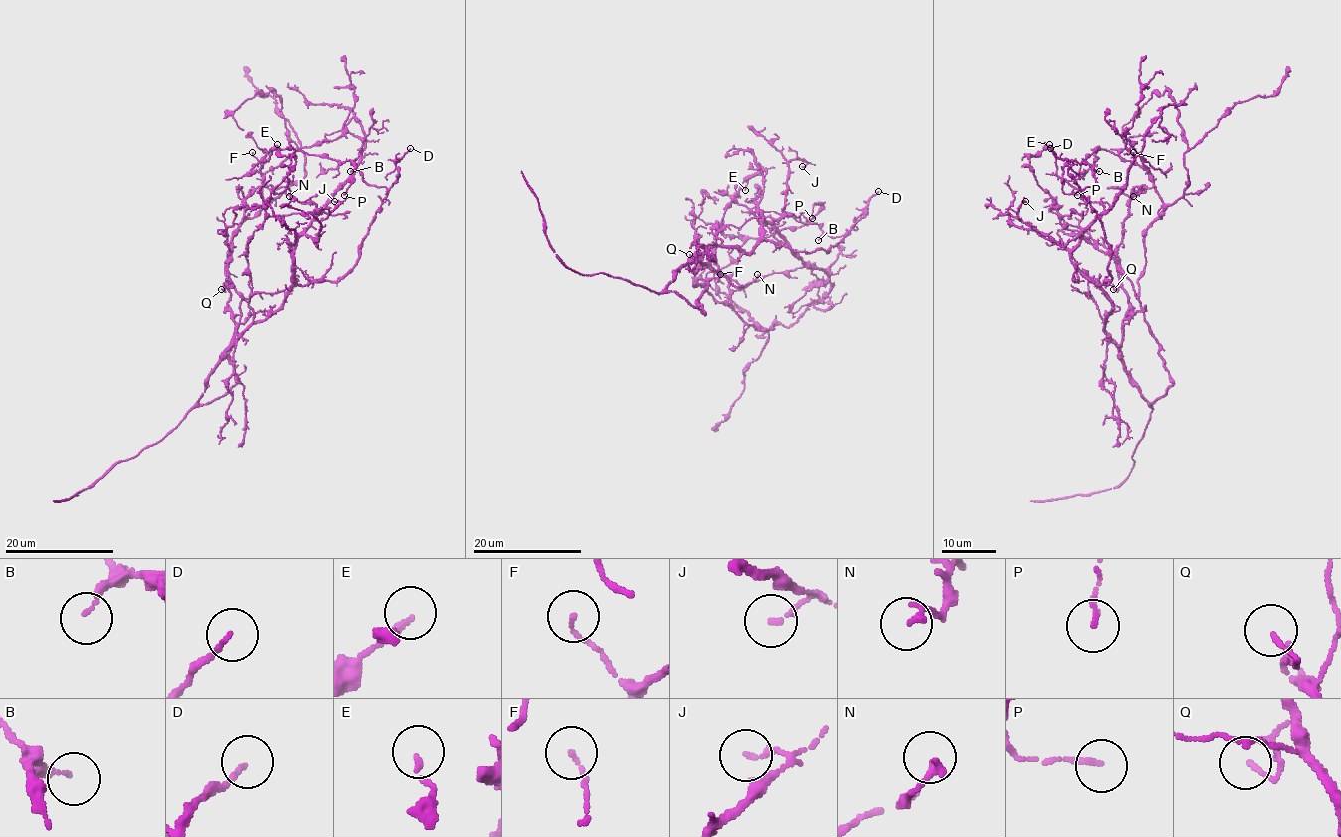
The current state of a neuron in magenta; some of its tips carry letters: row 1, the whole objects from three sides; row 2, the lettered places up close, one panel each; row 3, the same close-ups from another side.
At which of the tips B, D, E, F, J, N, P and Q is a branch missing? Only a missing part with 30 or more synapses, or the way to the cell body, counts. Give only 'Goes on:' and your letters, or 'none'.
Goes on: none

